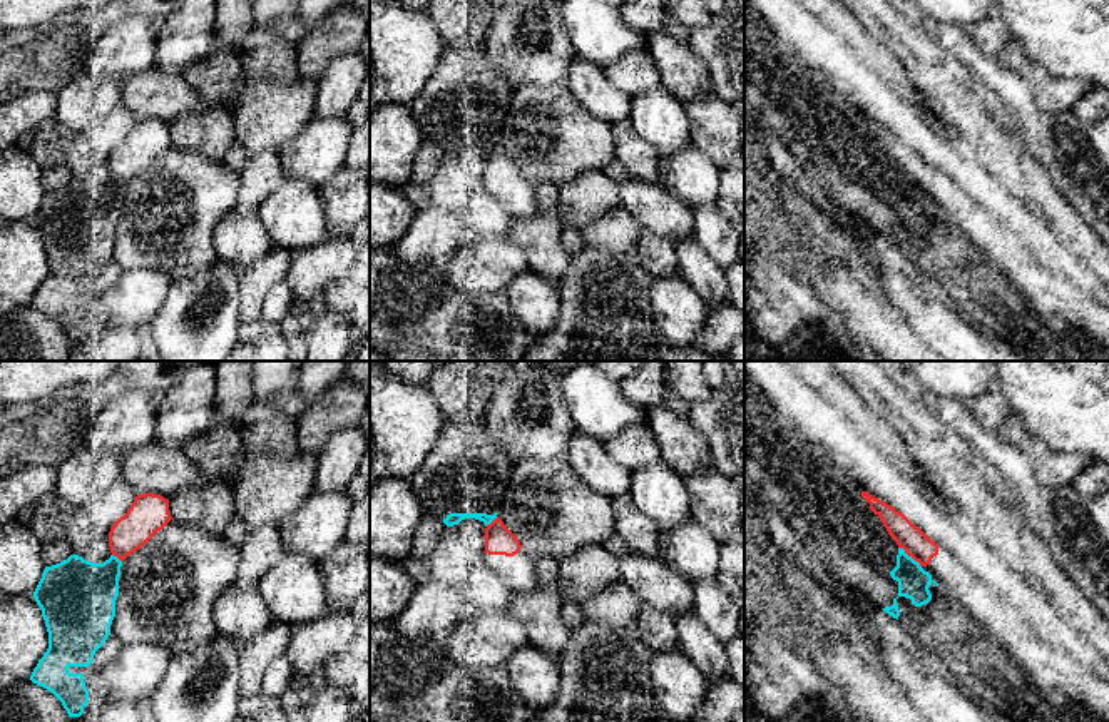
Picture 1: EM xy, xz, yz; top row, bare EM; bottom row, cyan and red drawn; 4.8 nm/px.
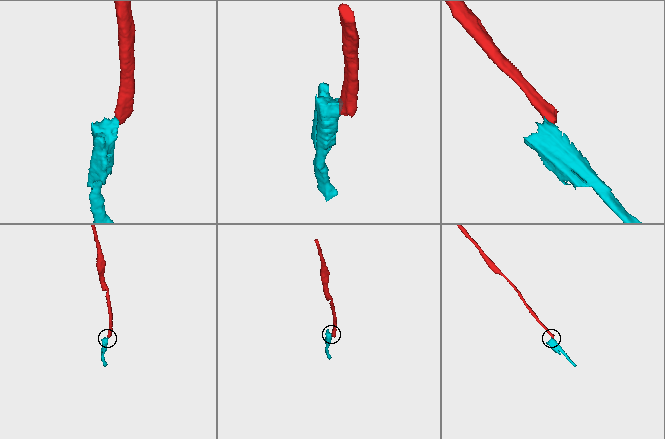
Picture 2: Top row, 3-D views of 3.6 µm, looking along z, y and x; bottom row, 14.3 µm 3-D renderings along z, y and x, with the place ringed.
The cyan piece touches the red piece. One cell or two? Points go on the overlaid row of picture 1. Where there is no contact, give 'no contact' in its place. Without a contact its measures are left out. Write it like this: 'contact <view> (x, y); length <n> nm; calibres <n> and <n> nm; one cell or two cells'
contact yz (910, 557); length 150 nm; calibres 150 and 130 nm; two cells

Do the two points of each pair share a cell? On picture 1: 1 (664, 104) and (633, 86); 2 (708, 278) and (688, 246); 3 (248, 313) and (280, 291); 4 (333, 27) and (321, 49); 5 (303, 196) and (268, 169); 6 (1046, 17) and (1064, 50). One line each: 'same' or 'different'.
1: different
2: same
3: different
4: same
5: different
6: same

